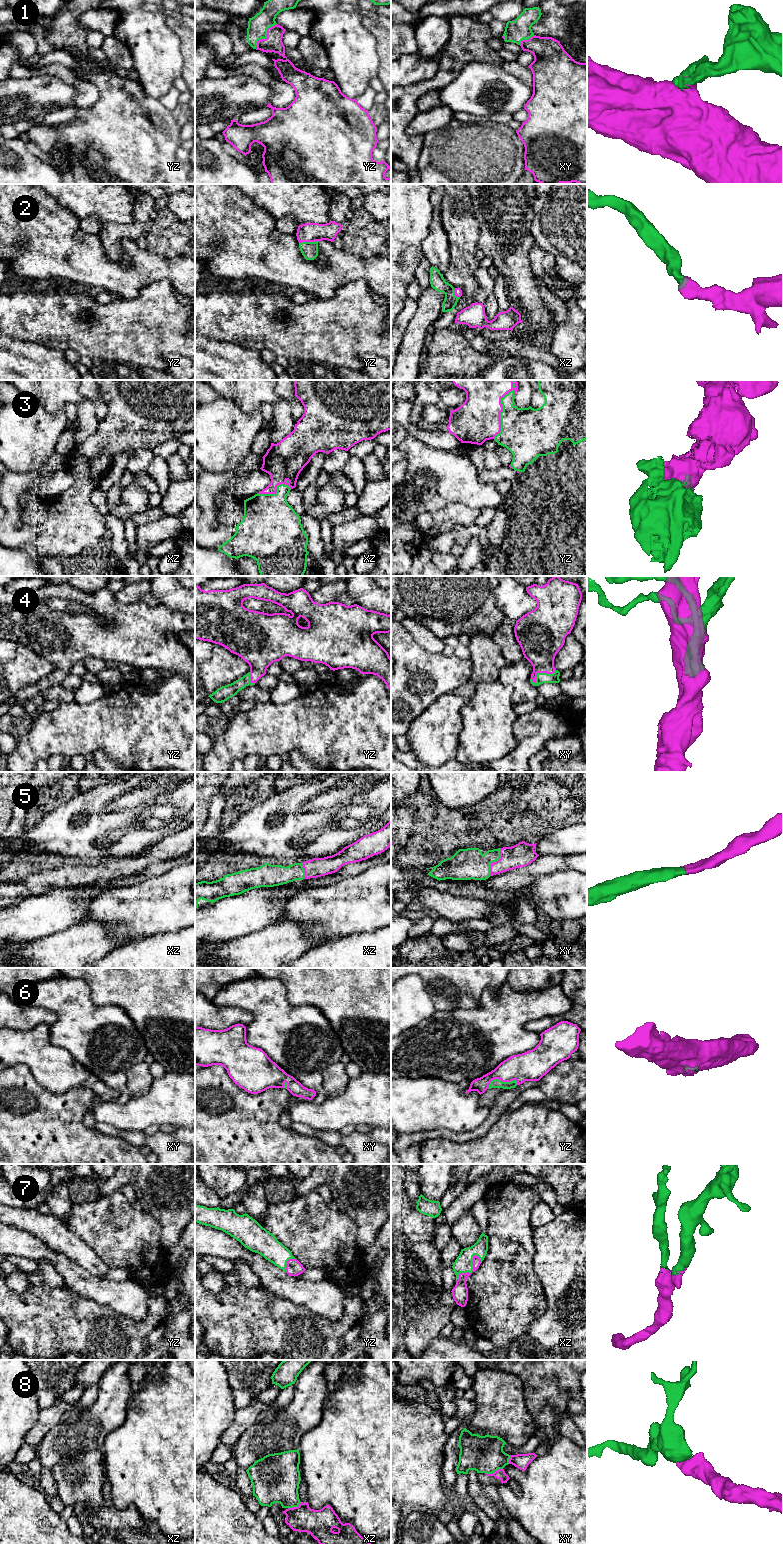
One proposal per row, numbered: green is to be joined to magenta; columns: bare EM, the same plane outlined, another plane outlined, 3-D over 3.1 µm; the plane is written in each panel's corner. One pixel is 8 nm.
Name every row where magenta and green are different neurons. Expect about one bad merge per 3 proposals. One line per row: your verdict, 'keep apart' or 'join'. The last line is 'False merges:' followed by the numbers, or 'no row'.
1: join
2: join
3: join
4: join
5: join
6: join
7: join
8: keep apart
False merges: 8

